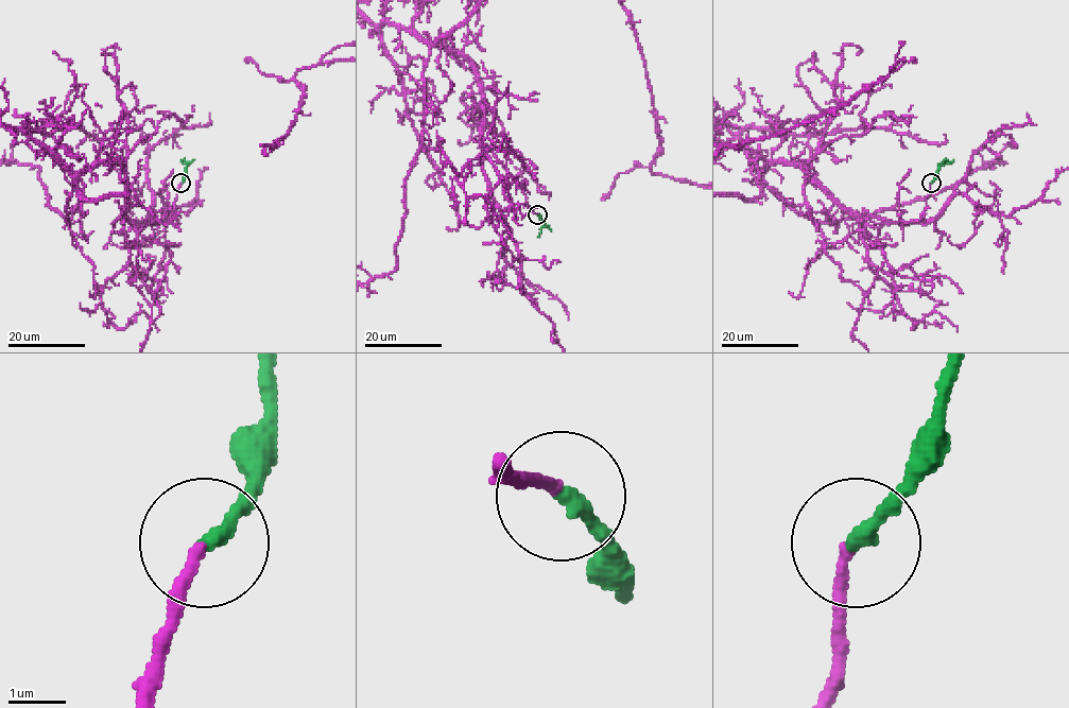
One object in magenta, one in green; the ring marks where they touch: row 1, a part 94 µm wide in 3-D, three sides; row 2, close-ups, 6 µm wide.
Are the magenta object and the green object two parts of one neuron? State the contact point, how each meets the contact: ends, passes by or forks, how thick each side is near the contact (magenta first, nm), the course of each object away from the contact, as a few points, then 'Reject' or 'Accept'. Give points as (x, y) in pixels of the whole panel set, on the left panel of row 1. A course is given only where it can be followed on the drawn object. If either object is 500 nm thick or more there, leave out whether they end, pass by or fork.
Place: (180, 183). At the ring magenta ends. At the ring green ends. Thickness 190 nm (magenta) against 280 nm. Course of magenta: (180, 184), (137, 227), (119, 165), (72, 185), (69, 223), (32, 165). Course of green: (180, 184), (187, 165), (180, 160). Accept

